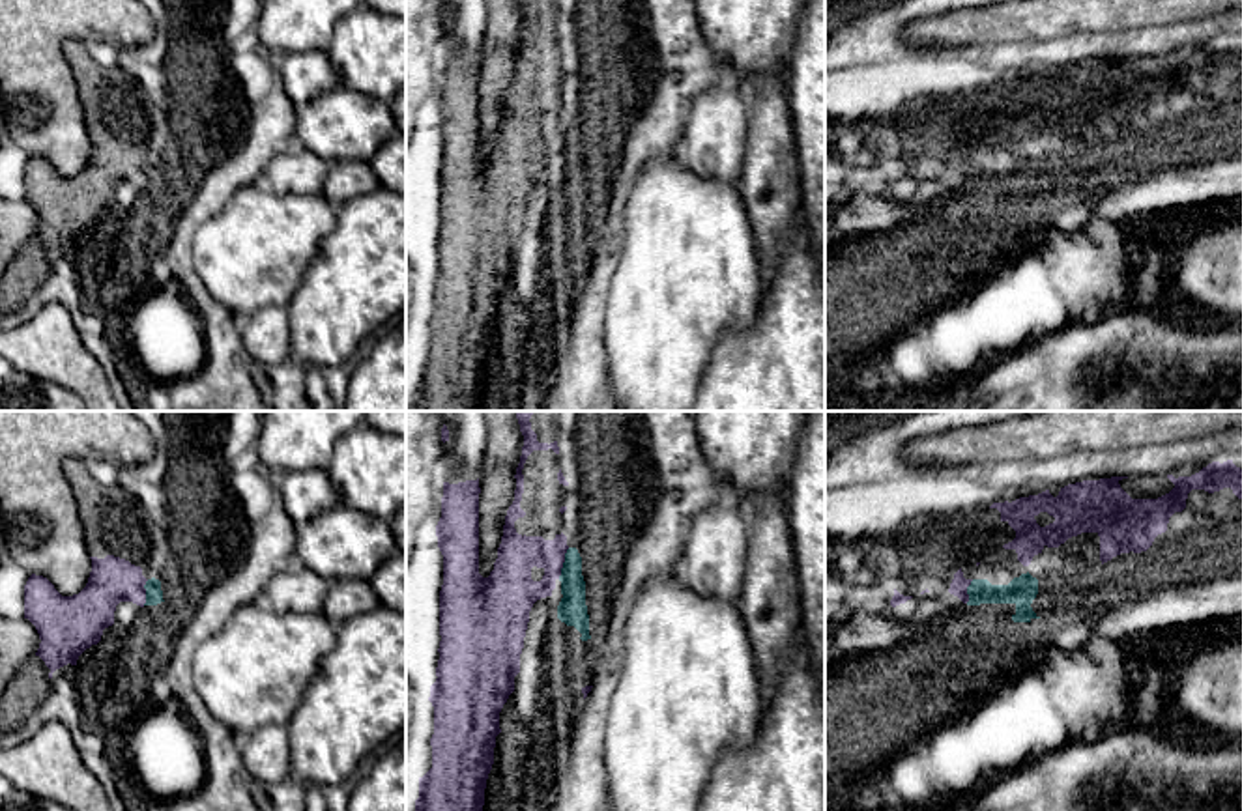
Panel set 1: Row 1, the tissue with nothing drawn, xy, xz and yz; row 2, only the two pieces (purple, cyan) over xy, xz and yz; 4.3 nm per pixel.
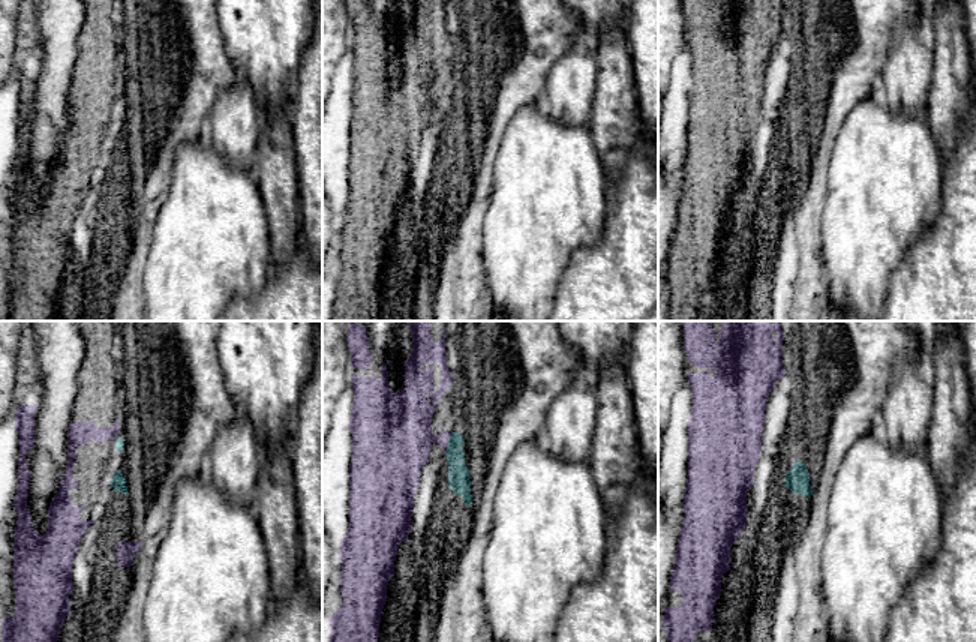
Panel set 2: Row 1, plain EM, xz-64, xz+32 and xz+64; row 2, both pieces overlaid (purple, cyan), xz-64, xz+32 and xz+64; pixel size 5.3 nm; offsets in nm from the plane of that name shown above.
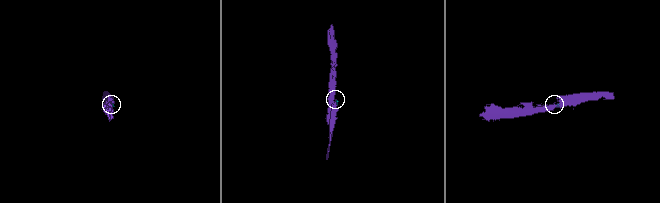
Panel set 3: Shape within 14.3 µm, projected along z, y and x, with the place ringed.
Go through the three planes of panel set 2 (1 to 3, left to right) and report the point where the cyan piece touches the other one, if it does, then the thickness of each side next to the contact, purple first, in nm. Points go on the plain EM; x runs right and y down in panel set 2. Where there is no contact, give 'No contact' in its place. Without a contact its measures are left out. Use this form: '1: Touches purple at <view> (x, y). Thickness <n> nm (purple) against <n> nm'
1: No contact
2: Touches purple at xz+32 (447, 107). Thickness 340 nm (purple) against 110 nm
3: No contact

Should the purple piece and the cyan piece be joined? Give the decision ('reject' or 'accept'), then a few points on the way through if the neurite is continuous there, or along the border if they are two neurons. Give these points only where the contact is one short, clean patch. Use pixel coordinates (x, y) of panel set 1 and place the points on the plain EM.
reject; border xz (569, 129), (558, 159)

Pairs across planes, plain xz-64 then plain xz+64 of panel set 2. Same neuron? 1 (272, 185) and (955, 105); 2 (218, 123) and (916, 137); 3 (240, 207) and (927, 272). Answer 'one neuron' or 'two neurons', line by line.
1: one neuron
2: two neurons
3: two neurons

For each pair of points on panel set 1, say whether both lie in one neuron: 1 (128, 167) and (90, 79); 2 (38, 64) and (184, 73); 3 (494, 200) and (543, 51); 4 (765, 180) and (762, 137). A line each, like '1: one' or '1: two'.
1: one
2: two
3: one
4: one

